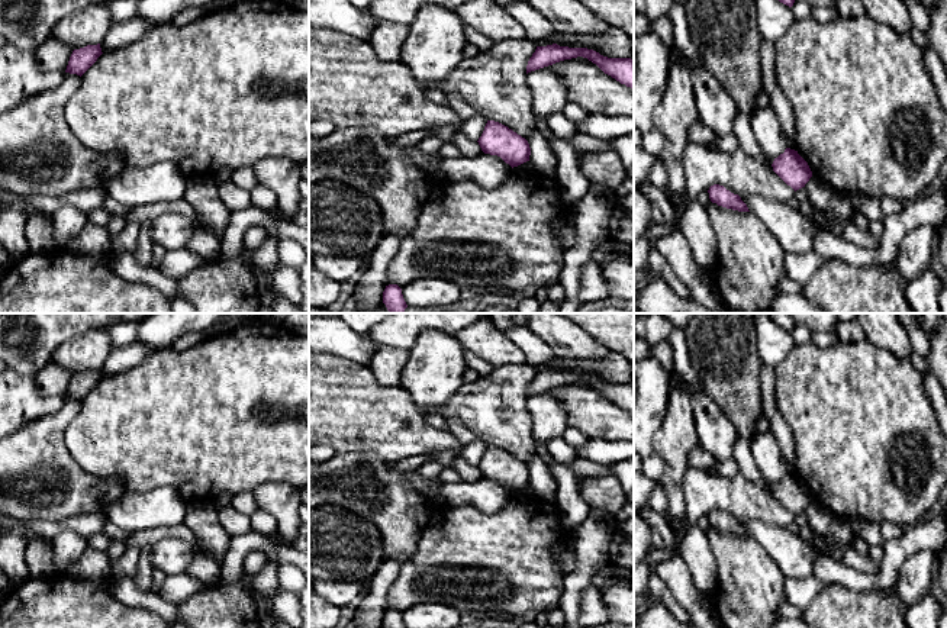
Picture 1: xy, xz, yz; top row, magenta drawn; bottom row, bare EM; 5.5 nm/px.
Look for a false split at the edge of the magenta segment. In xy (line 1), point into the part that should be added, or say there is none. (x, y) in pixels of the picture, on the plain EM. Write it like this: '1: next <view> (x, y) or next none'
1: next none

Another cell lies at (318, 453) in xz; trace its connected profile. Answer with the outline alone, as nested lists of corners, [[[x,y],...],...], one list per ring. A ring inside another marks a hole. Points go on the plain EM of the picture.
[[[329,445],[309,447],[309,461],[326,461],[335,455],[335,448]]]

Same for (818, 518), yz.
[[[814,500],[805,509],[805,513],[808,516],[808,525],[811,526],[812,532],[818,534],[828,545],[827,555],[830,555],[835,561],[843,563],[844,545],[841,545],[830,531],[832,515]]]

